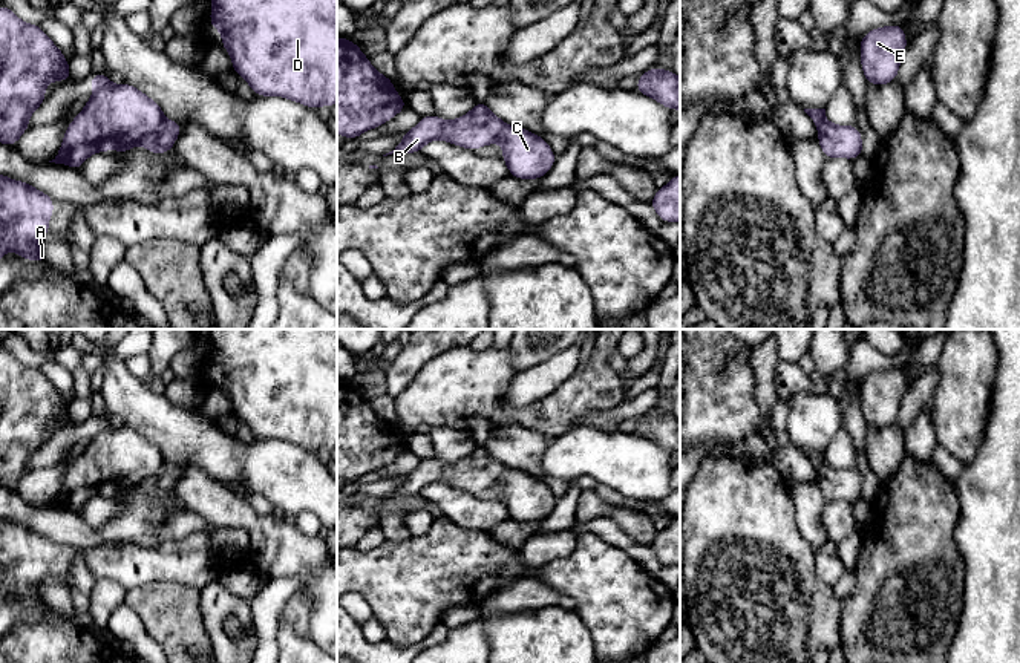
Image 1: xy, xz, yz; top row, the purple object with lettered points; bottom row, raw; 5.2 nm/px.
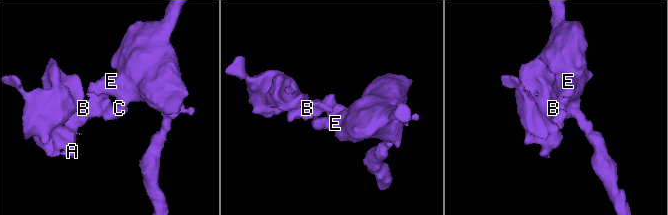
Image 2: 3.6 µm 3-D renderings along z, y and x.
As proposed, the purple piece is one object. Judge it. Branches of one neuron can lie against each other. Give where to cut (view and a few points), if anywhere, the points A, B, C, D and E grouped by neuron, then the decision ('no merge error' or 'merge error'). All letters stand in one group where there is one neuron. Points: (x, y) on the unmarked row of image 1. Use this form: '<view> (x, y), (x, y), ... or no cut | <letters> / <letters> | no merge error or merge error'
xy (164, 461), (138, 486) | A B / C D E | merge error

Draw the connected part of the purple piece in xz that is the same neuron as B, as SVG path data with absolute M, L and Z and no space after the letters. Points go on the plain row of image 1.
M479 443L469 456L453 464L446 464L435 458L423 459L414 472L403 478L401 485L383 499L392 496L420 496L433 482L476 493L492 487L504 470L505 465Z

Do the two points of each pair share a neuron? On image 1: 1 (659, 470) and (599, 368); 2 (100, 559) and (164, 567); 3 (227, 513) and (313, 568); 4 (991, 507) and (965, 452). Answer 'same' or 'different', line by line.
1: different
2: same
3: same
4: different

